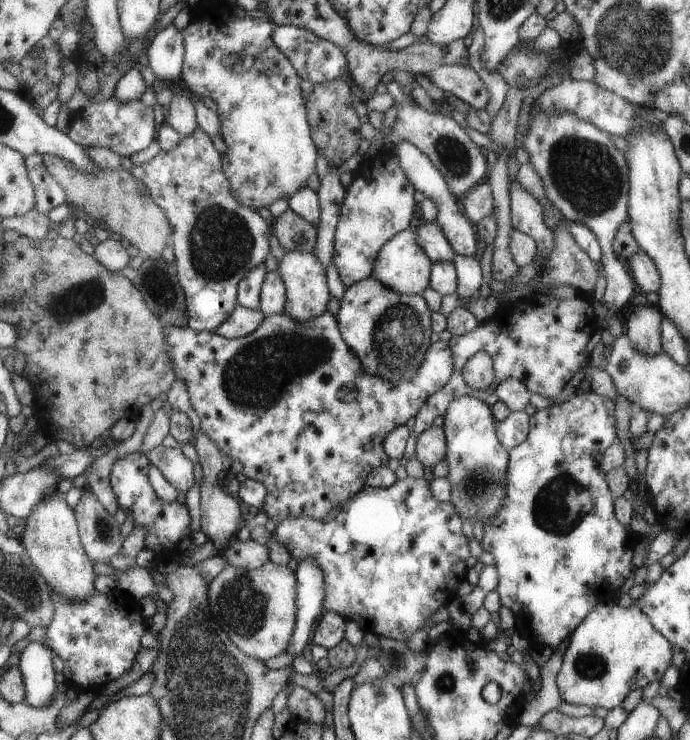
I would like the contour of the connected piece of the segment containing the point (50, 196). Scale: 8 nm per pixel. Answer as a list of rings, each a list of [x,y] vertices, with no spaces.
[[[26,155],[25,165],[30,181],[34,186],[35,202],[33,209],[40,213],[47,213],[57,205],[66,202],[64,190],[49,174],[41,155]]]

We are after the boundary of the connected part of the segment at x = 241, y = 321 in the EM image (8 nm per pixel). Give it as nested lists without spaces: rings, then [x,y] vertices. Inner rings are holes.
[[[236,304],[230,316],[214,331],[228,339],[239,338],[253,332],[264,318],[259,308],[253,310]]]

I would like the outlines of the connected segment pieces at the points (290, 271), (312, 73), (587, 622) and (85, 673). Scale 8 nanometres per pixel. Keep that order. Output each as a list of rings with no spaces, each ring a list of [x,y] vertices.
[[[286,251],[276,268],[279,271],[285,289],[285,304],[282,312],[297,322],[304,323],[325,313],[325,304],[329,300],[325,286],[324,266],[315,258],[313,252]]]
[[[277,25],[271,35],[274,45],[288,58],[298,77],[315,84],[324,84],[349,75],[344,52],[332,42],[315,36],[311,31],[289,25]]]
[[[605,601],[595,605],[568,637],[556,674],[556,687],[565,702],[593,708],[601,706],[608,711],[619,706],[629,690],[659,682],[672,656],[670,643],[654,629],[650,619],[634,602],[622,607]]]
[[[114,588],[108,593],[92,590],[82,601],[73,602],[65,595],[50,590],[50,601],[54,611],[41,641],[62,660],[61,673],[67,682],[73,682],[81,690],[87,686],[95,686],[97,682],[101,684],[101,680],[107,678],[107,674],[112,674],[113,677],[119,676],[131,666],[139,650],[139,638],[146,630],[145,619],[141,615],[136,597]]]

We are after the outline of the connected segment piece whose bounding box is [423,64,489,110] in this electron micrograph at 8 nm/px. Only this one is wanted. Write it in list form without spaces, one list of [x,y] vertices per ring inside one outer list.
[[[443,65],[423,75],[442,91],[450,92],[453,96],[469,104],[470,108],[481,110],[485,108],[489,92],[481,78],[467,66]]]

